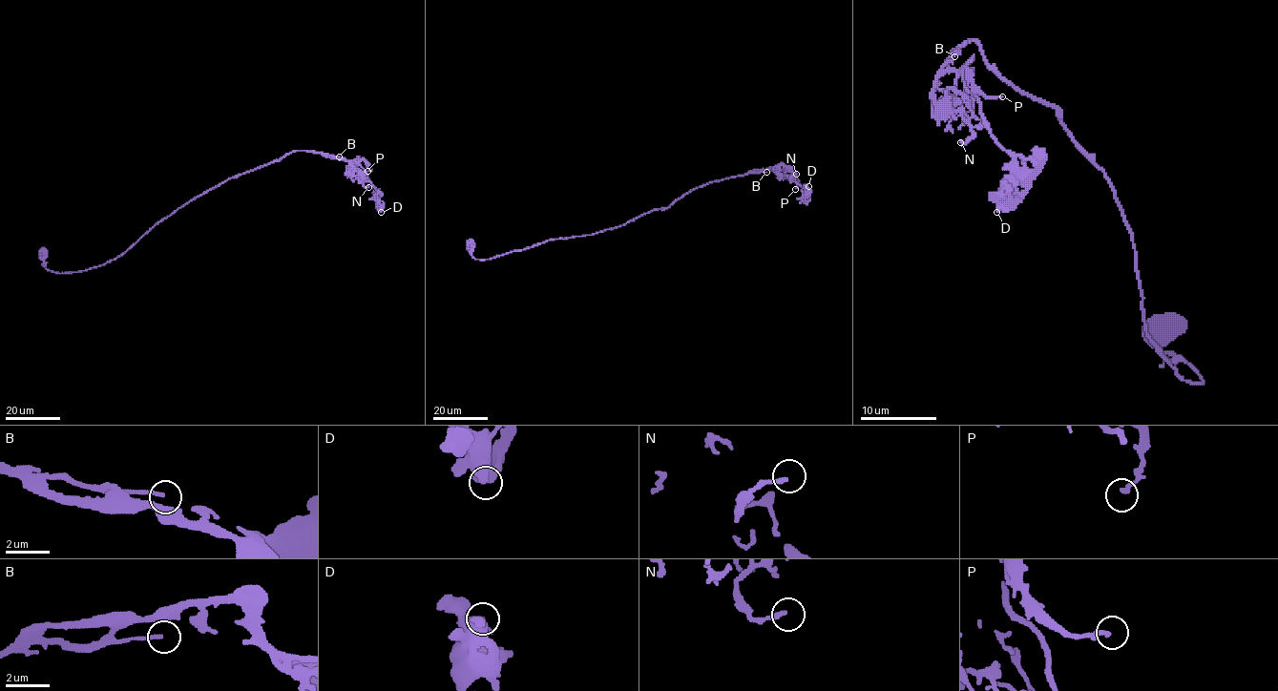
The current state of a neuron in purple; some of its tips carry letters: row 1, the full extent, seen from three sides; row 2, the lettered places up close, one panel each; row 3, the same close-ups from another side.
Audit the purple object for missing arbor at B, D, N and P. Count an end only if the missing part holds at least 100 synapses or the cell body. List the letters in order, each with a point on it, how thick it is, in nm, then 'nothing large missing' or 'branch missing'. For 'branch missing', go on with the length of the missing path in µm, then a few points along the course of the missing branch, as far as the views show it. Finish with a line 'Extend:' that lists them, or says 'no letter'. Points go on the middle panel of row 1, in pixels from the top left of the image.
B: at (766, 172); 150 nm thick; nothing large missing
D: at (808, 186); 500 nm thick; nothing large missing
N: at (796, 174); 190 nm thick; nothing large missing
P: at (795, 189); 190 nm thick; nothing large missing
Extend: no letter

